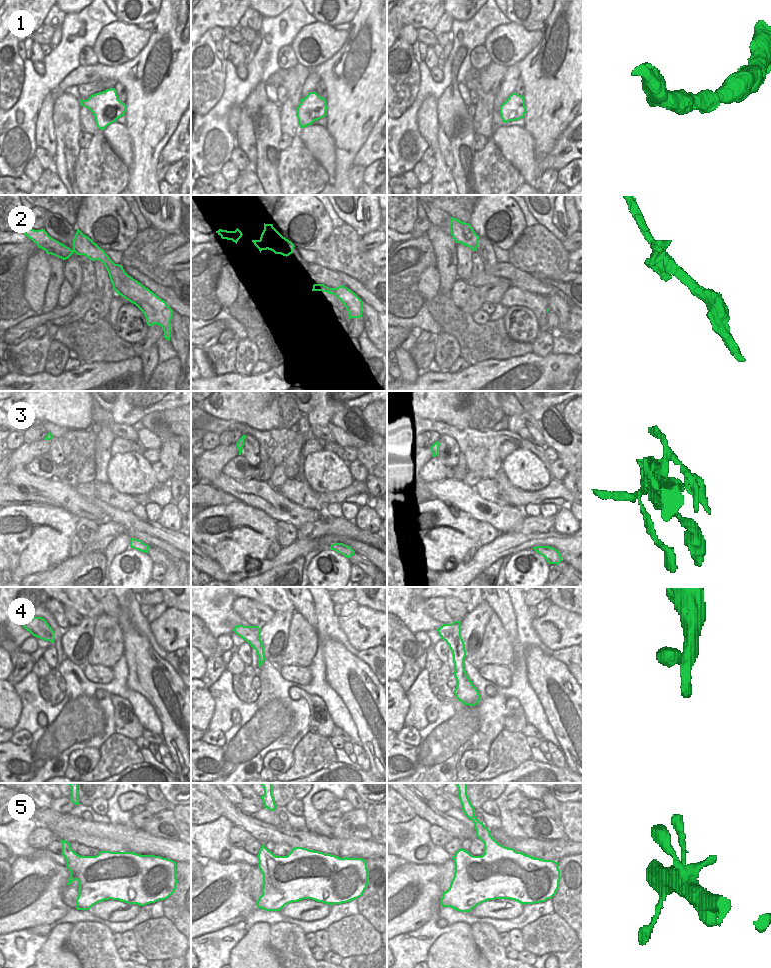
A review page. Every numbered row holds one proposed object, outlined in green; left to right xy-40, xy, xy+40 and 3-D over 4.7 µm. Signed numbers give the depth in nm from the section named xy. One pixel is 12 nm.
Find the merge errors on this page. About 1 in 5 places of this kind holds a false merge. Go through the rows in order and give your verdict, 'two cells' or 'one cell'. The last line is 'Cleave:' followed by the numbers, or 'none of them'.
1: one cell
2: two cells
3: one cell
4: one cell
5: one cell
Cleave: 2

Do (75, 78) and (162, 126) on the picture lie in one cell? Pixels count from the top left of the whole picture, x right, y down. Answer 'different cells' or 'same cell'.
same cell

